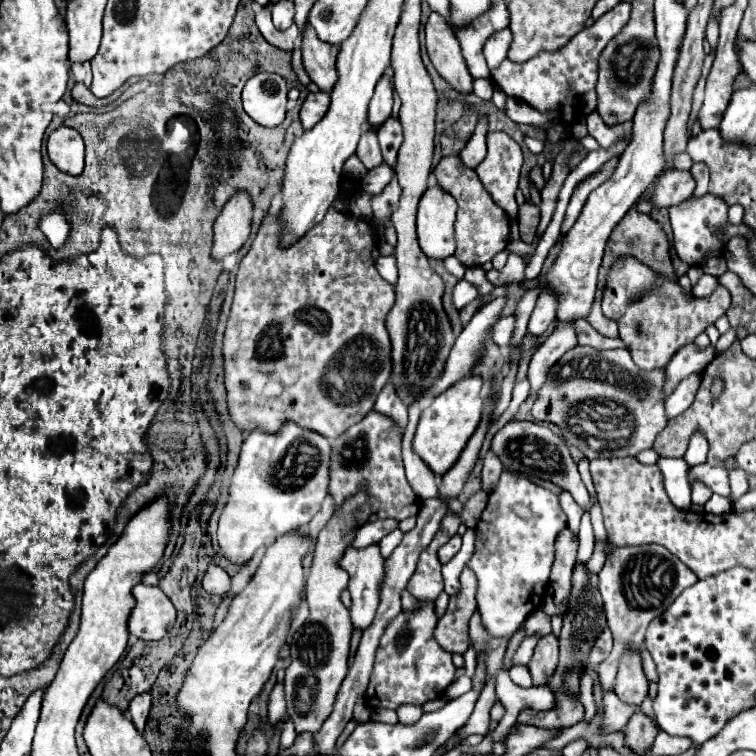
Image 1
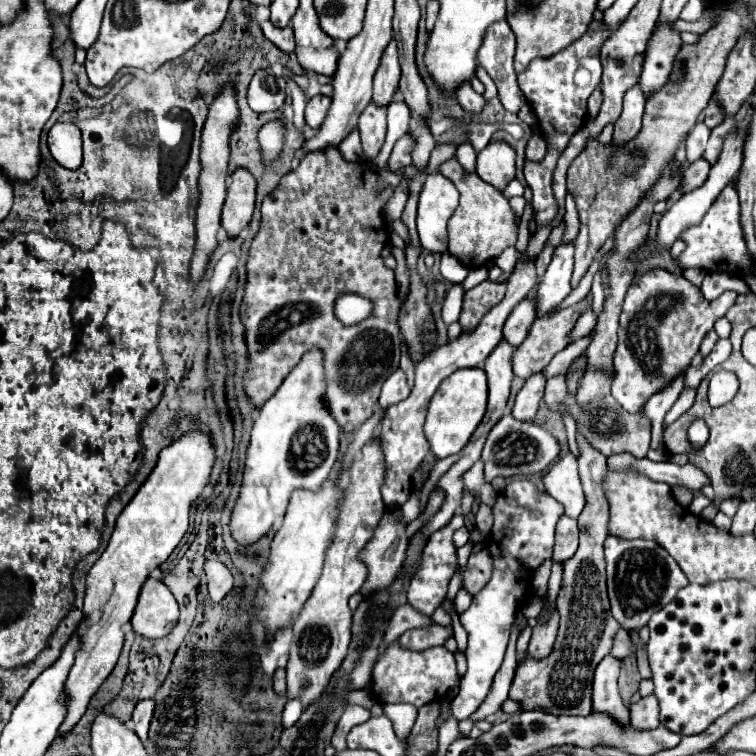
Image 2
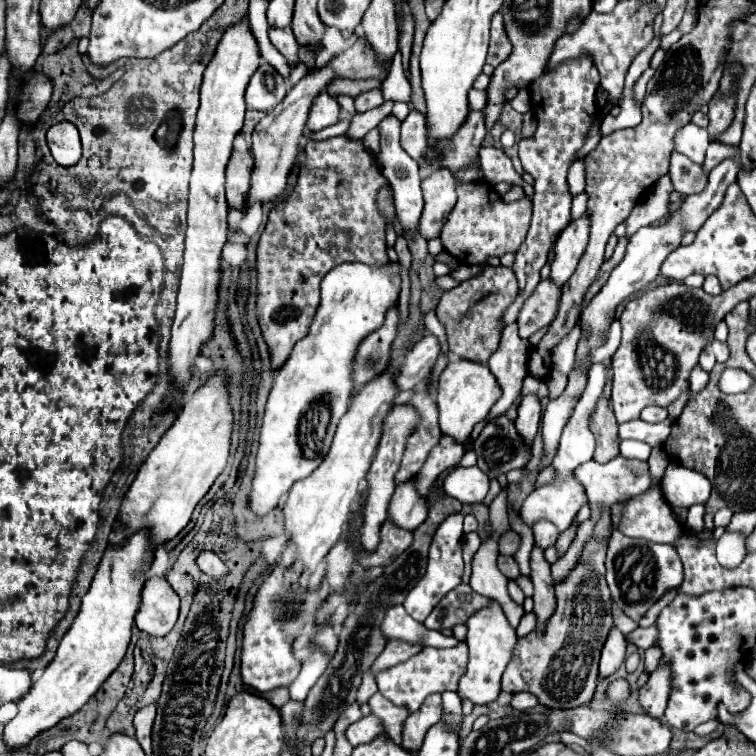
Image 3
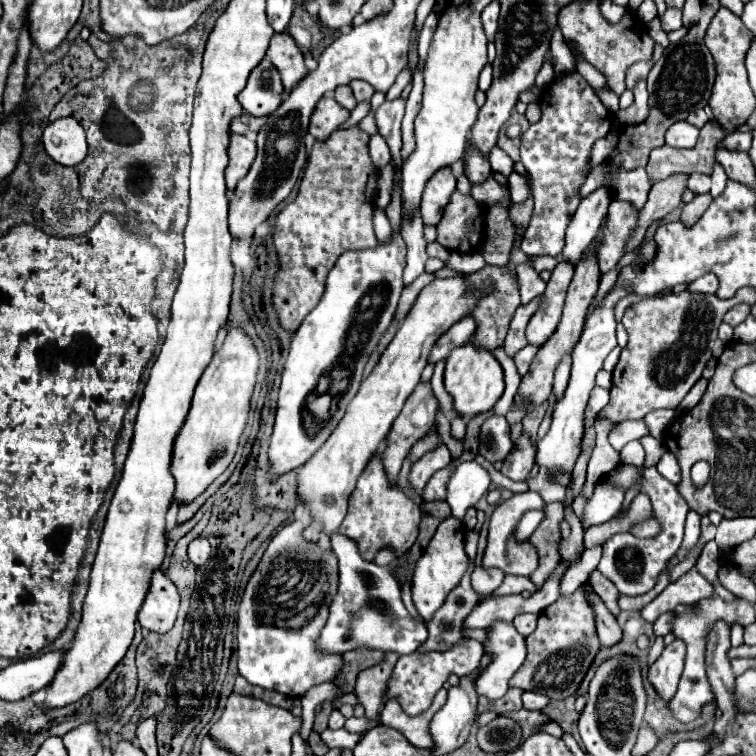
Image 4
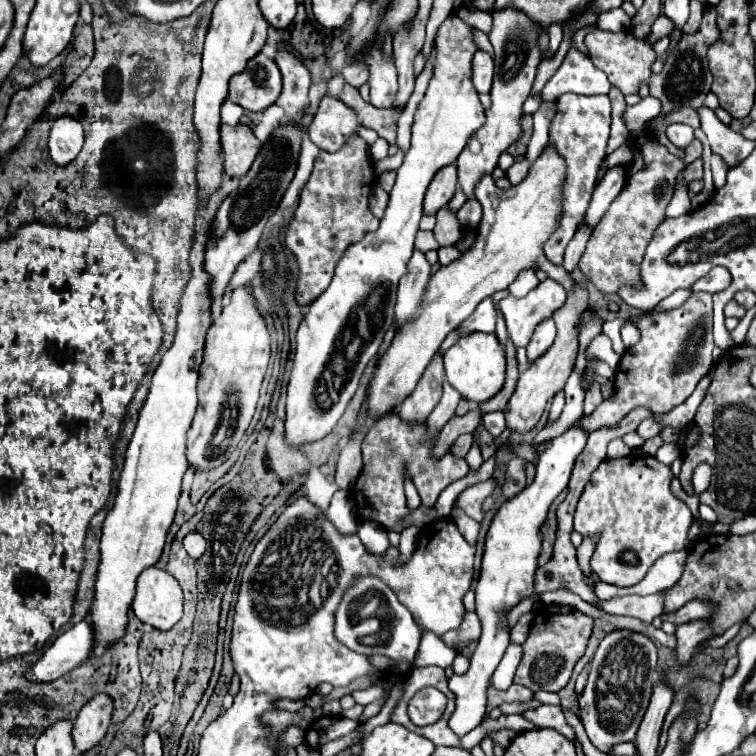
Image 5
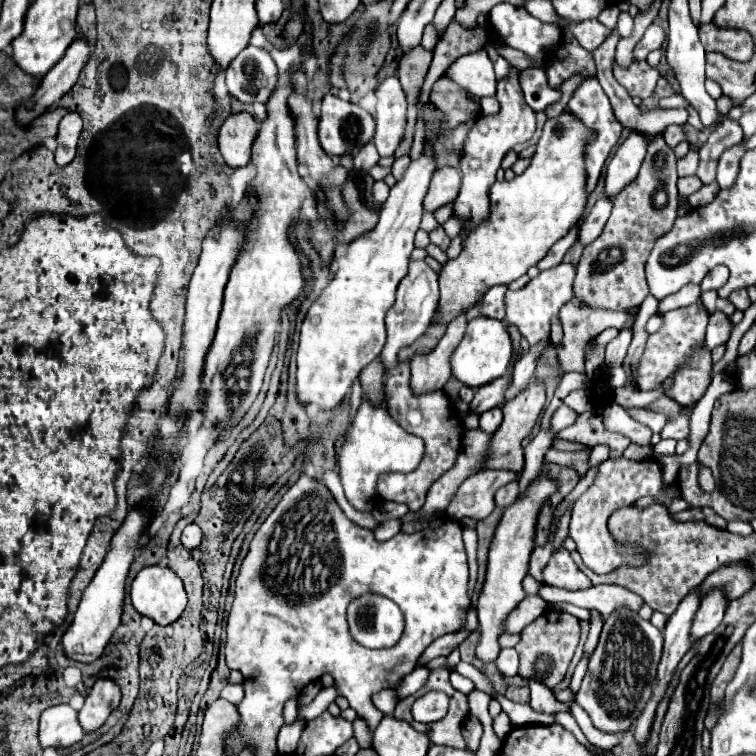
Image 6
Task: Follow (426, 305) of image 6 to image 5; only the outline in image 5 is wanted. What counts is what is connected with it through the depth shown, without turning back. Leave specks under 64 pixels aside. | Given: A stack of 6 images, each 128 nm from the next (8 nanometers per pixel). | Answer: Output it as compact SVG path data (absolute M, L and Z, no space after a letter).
M414 250L408 262L408 274L402 276L398 286L396 320L400 326L416 312L428 280L430 280L430 264L420 250Z

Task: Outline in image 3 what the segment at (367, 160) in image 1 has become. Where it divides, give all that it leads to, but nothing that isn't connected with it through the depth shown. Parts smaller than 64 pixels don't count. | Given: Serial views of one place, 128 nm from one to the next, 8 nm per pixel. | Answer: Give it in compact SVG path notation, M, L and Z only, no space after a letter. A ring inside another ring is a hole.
M376 88L376 90L370 90L370 92L364 92L360 94L356 100L356 112L362 114L366 110L372 110L372 108L378 108L384 104L384 98L382 98L382 92ZM378 128L370 130L366 136L364 136L364 148L370 152L370 154L378 154L380 152L380 132Z

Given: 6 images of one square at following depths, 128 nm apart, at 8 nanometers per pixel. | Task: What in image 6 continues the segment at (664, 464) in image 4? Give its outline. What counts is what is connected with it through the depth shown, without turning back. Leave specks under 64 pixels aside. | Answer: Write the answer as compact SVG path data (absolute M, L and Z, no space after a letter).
M660 440L652 450L656 456L670 456L674 454L674 448L676 448L676 440Z

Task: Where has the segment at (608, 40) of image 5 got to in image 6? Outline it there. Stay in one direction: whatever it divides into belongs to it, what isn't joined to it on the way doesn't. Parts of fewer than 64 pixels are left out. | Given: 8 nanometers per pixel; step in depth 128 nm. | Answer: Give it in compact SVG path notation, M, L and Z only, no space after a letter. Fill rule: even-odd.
M586 20L586 22L578 22L572 24L572 32L579 44L588 51L598 48L612 32L610 28L598 24L596 20ZM634 60L628 68L622 68L614 63L612 66L614 78L628 90L630 96L648 98L654 92L658 80L658 68L650 66L646 60Z

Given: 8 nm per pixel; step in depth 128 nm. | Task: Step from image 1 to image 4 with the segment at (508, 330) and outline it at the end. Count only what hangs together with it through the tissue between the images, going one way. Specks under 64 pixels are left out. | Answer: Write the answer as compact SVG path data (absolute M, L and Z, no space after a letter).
M560 262L554 268L544 294L540 296L542 302L526 326L526 338L530 344L536 344L536 346L544 344L548 340L548 336L552 336L552 332L556 330L560 316L562 316L566 290L572 280L572 272L574 272L574 268L564 262Z

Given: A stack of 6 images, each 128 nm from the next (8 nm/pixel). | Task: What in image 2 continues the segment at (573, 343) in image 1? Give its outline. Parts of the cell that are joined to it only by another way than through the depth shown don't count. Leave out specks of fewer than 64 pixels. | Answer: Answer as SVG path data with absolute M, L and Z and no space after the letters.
M542 372L532 374L524 382L524 386L520 388L520 392L516 396L516 404L514 404L514 410L512 410L514 418L518 418L518 420L532 420L532 416L538 410L538 402L544 396L544 384L546 384L546 378L542 376Z

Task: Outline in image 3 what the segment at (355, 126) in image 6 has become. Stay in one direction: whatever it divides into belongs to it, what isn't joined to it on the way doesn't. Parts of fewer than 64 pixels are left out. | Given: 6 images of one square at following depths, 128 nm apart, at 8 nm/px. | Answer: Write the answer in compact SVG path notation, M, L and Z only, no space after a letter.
M318 94L310 106L310 116L308 116L308 130L316 132L322 130L326 126L336 124L340 118L340 106L336 102L336 98L332 98L330 94Z

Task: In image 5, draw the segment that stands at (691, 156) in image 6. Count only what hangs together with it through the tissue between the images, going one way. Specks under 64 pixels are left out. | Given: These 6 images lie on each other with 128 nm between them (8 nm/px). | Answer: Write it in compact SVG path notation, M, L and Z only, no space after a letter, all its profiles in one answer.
M680 182L678 188L676 188L676 194L672 198L672 202L666 208L666 218L680 216L680 214L686 214L690 210L692 210L692 204L690 204L690 198L688 198L688 188Z

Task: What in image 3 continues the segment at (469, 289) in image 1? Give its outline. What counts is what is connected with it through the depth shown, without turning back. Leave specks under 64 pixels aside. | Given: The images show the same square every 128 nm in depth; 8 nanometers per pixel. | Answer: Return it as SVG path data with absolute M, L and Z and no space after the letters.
M434 310L429 311L425 315L424 323L428 331L439 339L442 353L447 355L449 353L449 347L447 343L445 329L444 329L444 326L438 320Z

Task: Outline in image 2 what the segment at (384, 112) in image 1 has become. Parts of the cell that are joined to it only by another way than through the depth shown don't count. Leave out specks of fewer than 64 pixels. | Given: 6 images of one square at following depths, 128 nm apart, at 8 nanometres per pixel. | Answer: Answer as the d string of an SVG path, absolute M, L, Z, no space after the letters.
M394 40L384 50L384 60L374 76L374 96L372 102L376 106L388 106L398 90L400 80L400 66L398 66L398 52Z

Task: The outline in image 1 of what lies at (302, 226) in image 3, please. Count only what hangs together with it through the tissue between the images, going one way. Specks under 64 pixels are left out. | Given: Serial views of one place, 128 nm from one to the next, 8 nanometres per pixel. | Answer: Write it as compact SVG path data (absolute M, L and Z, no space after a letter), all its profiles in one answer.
M330 208L330 212L324 216L322 224L312 228L302 240L298 240L294 246L282 250L278 248L278 238L280 238L280 222L276 216L266 216L262 222L262 228L250 248L250 252L242 258L238 274L236 274L236 292L234 292L234 302L232 310L226 322L226 332L224 332L224 386L228 392L228 414L232 422L236 424L238 430L242 432L252 432L252 430L262 430L266 434L276 434L284 422L292 420L298 426L312 430L324 438L336 438L342 432L346 432L352 424L358 424L374 406L374 400L382 386L388 382L390 376L390 336L384 328L386 314L392 308L394 302L394 286L388 284L376 270L374 258L372 258L372 248L376 244L376 232L374 226L344 212L336 212Z

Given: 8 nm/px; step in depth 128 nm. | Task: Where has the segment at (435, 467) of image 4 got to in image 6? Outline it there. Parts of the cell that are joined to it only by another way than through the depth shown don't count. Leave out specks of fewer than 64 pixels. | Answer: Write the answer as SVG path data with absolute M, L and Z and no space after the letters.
M502 376L500 380L494 380L492 384L480 388L474 396L474 400L468 406L470 414L484 414L486 410L492 410L496 406L502 406L504 392L508 386L508 376Z

